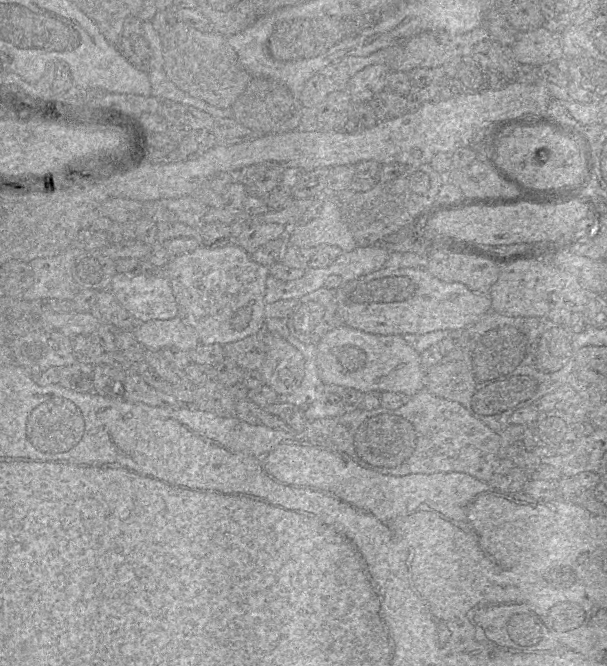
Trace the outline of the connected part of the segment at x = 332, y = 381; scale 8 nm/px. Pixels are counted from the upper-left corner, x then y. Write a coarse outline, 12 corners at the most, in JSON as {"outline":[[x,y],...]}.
{"outline":[[342,325],[316,347],[326,385],[363,393],[426,389],[402,335]]}

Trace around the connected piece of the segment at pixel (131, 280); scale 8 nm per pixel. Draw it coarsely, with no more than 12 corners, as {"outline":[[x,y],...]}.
{"outline":[[116,273],[109,289],[139,323],[179,315],[167,277]]}

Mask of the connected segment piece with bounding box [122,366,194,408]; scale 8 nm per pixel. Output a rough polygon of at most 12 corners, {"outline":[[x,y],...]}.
{"outline":[[132,366],[126,371],[127,402],[166,408],[183,406],[173,394],[147,384]]}

